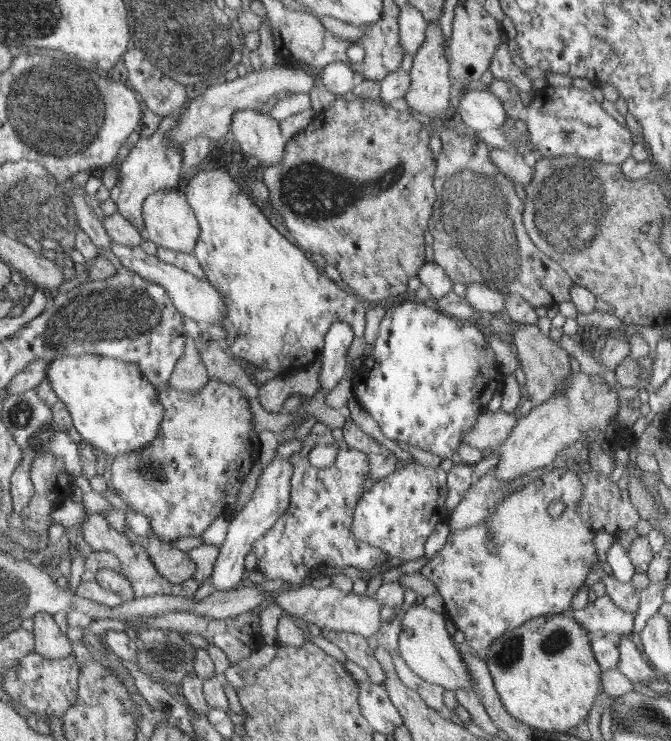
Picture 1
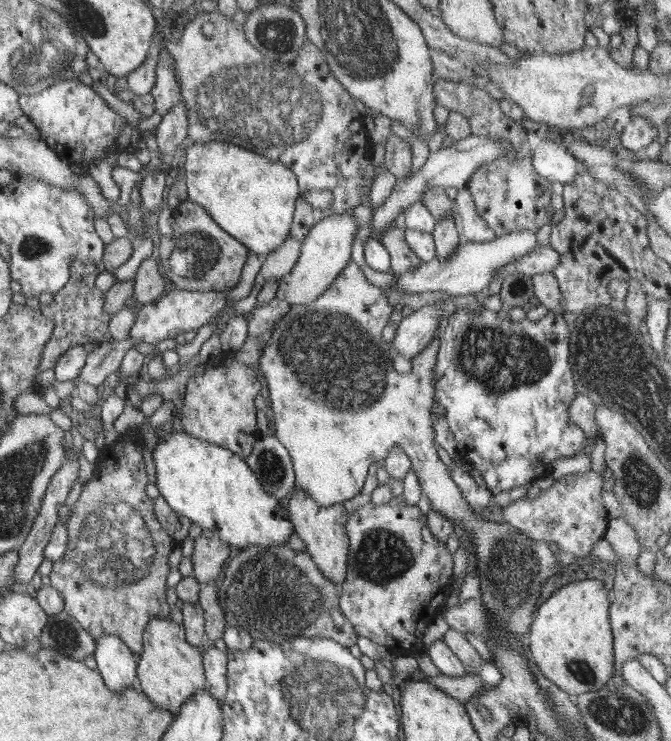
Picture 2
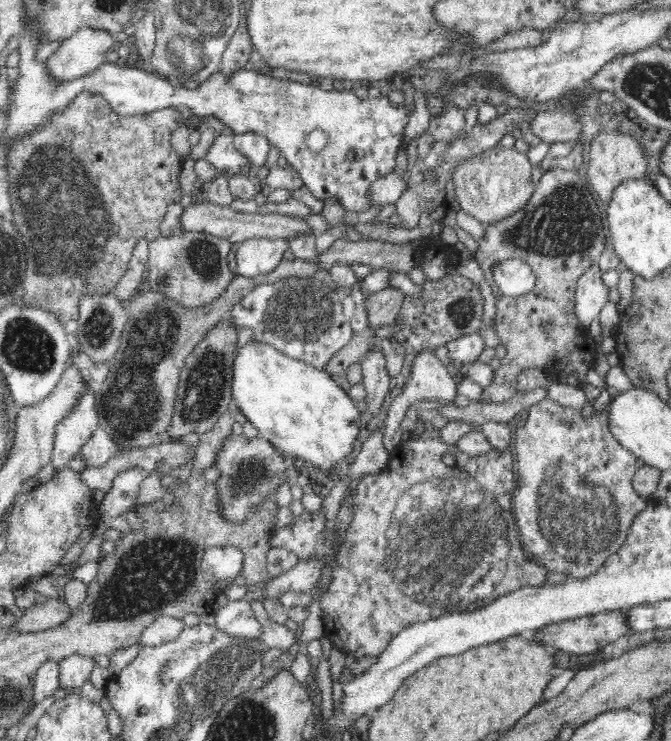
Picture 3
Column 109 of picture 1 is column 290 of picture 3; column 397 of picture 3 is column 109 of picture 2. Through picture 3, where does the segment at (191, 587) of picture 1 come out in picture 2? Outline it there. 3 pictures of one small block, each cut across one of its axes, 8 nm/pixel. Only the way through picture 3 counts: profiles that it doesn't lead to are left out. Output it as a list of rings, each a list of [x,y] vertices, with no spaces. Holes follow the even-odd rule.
[[[136,429],[135,436],[126,434],[112,446],[104,448],[99,454],[98,465],[94,474],[81,488],[79,499],[74,503],[69,523],[69,550],[61,561],[53,562],[49,575],[51,587],[64,598],[64,608],[95,639],[102,634],[118,636],[123,644],[135,656],[144,653],[144,634],[149,622],[156,618],[169,617],[174,606],[170,606],[170,588],[168,577],[174,568],[174,550],[179,543],[174,541],[174,534],[162,526],[158,518],[158,506],[154,506],[155,487],[150,482],[148,462],[144,462],[143,440]]]

